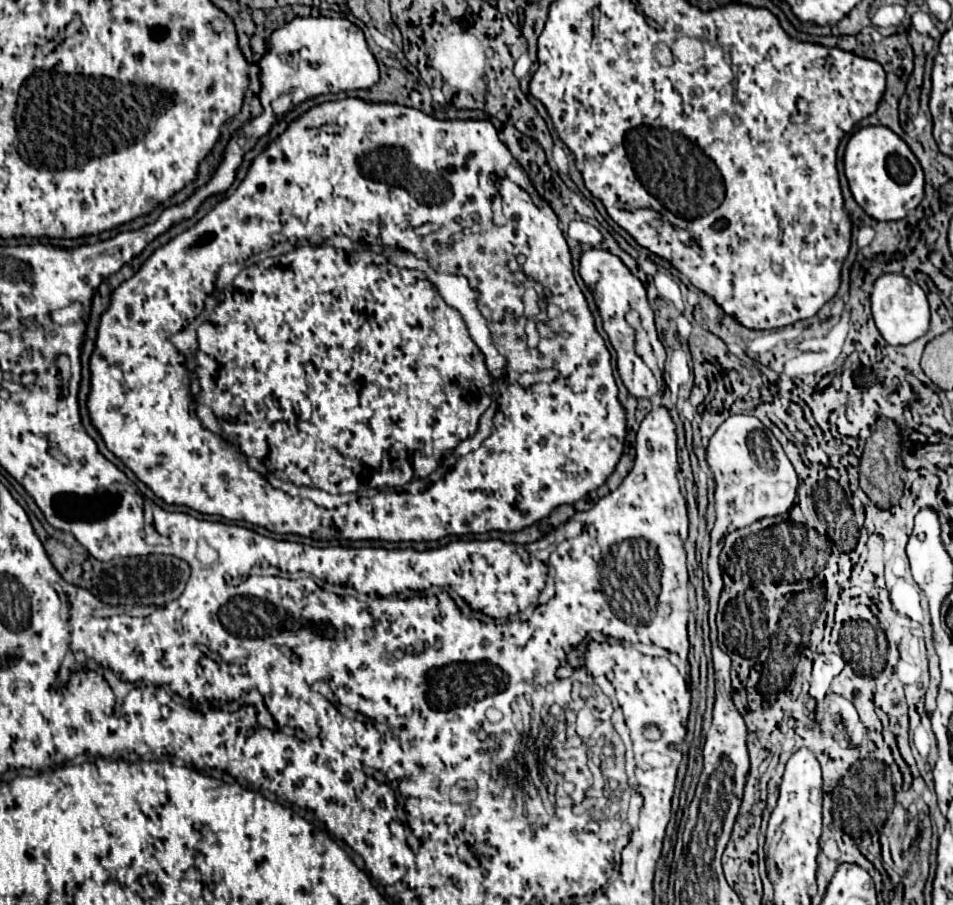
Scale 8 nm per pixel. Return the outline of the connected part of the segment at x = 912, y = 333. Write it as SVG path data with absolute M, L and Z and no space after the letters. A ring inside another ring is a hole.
M897 273L881 275L875 281L873 291L871 291L871 309L873 309L875 325L889 345L913 343L915 339L925 335L929 329L927 297L925 297L923 289L915 281L907 279L905 275L897 275Z

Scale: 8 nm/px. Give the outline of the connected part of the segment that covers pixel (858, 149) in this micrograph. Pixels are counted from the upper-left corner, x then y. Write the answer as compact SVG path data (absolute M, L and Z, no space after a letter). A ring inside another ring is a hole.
M877 125L859 129L847 143L843 163L855 201L877 221L903 219L923 199L923 169L907 143L889 127Z

